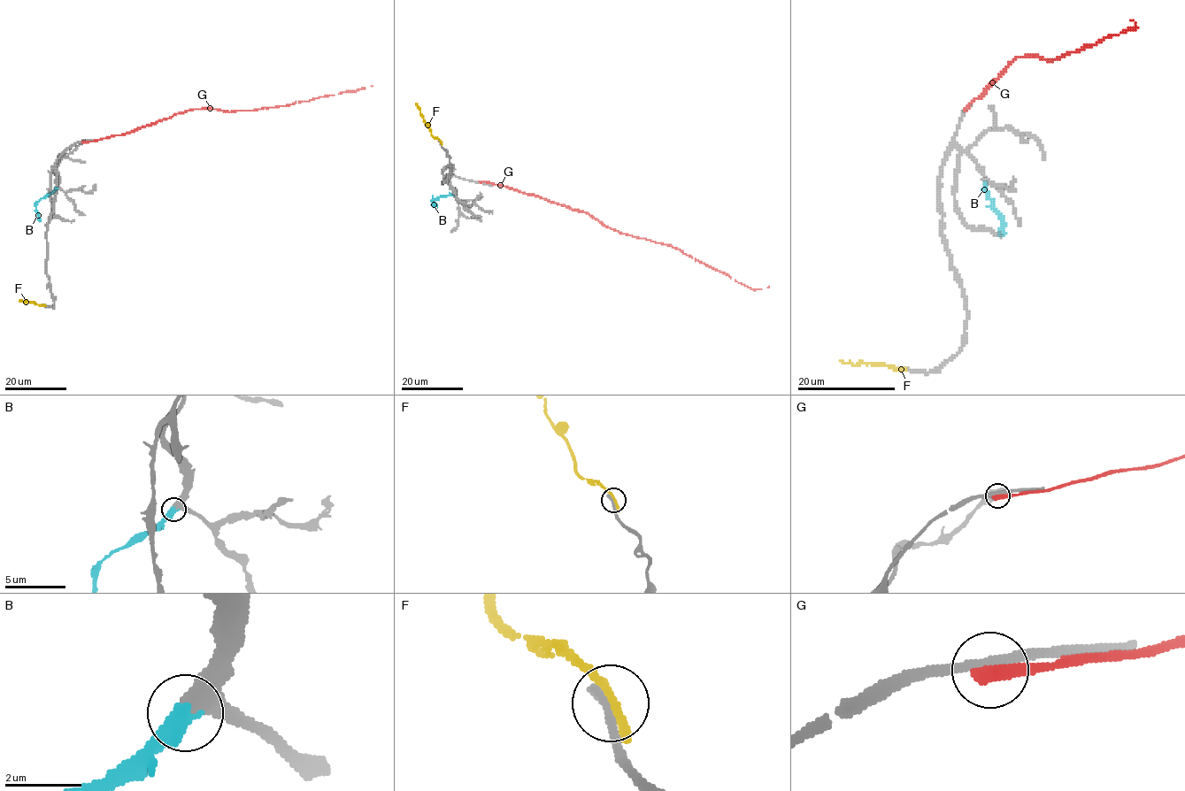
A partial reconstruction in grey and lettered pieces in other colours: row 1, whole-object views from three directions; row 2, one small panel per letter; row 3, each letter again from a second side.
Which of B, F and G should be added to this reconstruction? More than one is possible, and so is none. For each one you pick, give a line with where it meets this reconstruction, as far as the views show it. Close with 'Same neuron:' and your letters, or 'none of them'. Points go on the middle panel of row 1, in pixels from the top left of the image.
B: Touches grey at (452, 195)
Same neuron: B

